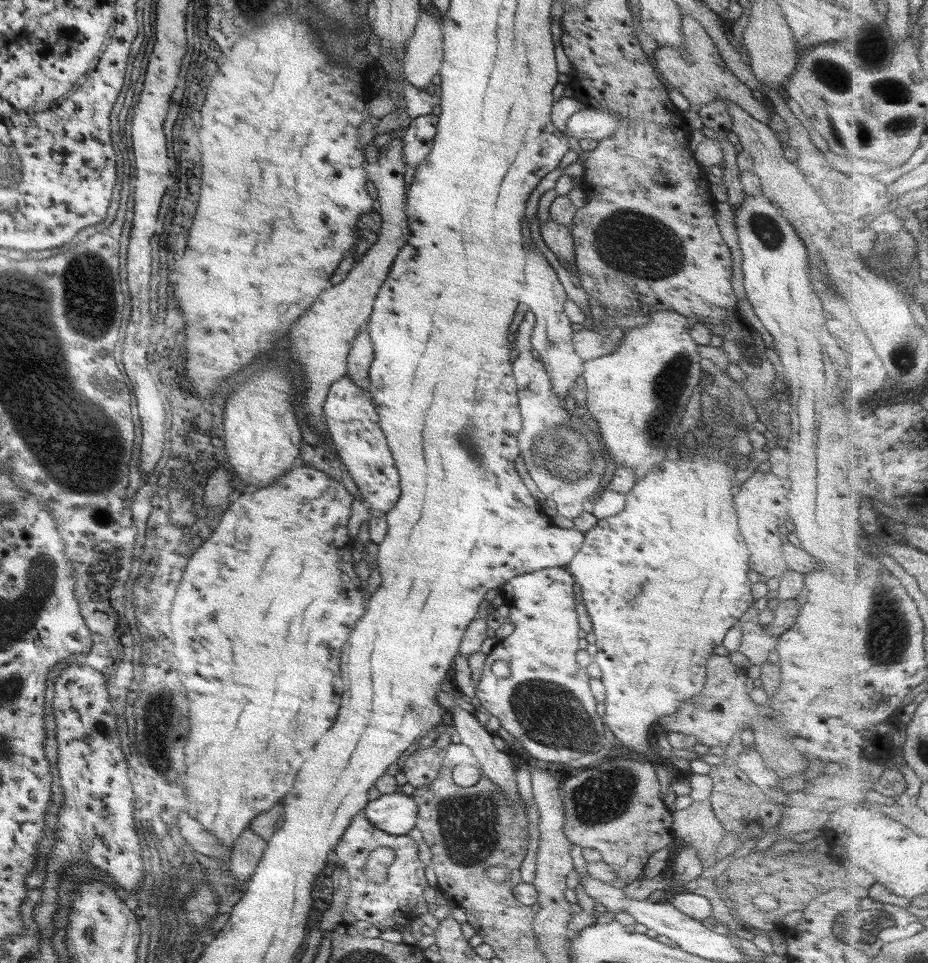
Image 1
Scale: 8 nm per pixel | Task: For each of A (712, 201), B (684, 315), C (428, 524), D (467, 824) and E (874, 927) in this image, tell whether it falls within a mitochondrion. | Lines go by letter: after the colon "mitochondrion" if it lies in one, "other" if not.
A: other
B: other
C: other
D: mitochondrion
E: mitochondrion

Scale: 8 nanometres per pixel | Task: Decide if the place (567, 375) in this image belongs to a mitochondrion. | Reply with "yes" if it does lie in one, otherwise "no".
no

